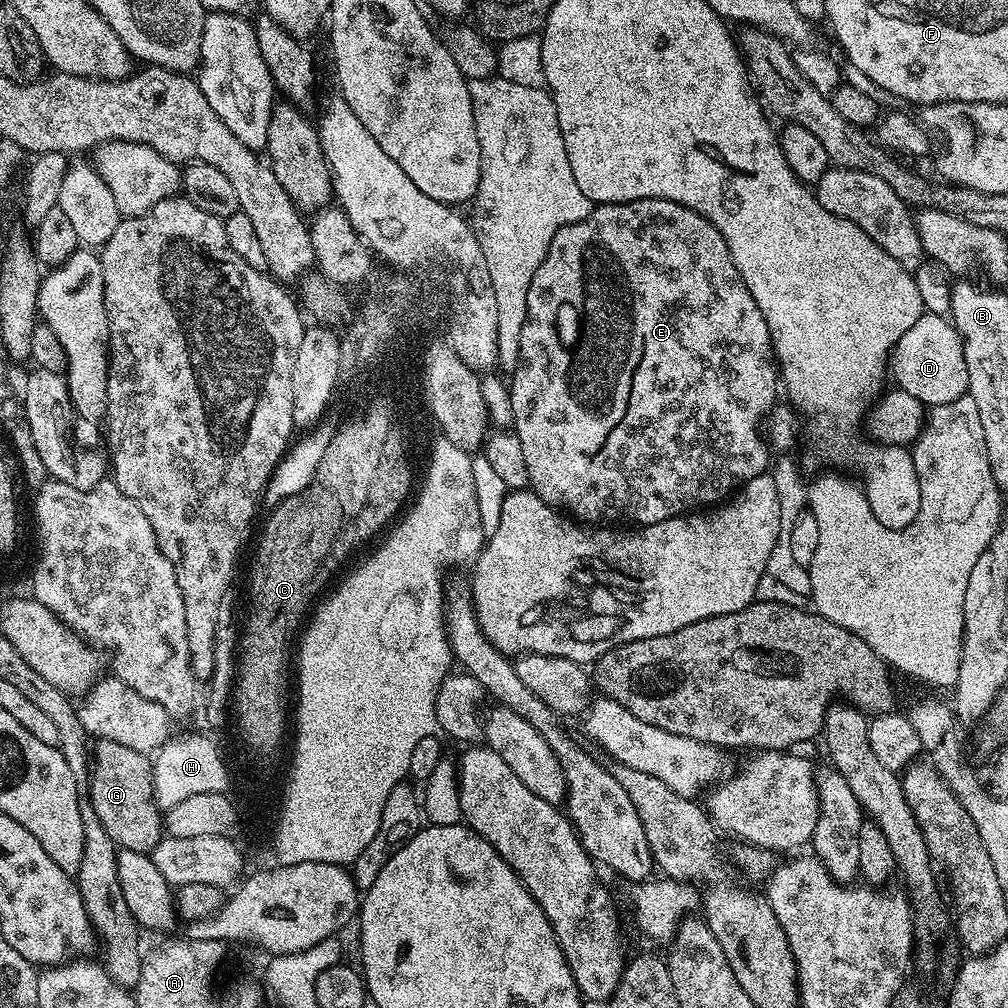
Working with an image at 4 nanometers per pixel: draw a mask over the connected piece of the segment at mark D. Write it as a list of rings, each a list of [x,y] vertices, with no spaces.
[[[925,311],[923,316],[902,334],[892,350],[890,376],[896,379],[895,387],[906,394],[914,394],[926,406],[954,402],[968,391],[966,358],[963,357],[964,338],[960,336],[947,315]]]

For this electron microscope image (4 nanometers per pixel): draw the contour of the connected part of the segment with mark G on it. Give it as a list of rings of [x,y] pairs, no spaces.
[[[99,739],[93,747],[88,802],[118,848],[150,854],[164,837],[163,813],[156,804],[152,766],[147,753],[122,743]]]

